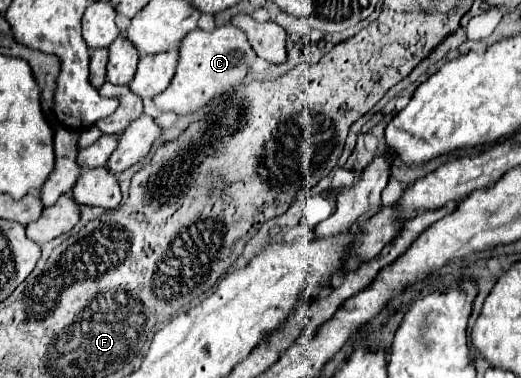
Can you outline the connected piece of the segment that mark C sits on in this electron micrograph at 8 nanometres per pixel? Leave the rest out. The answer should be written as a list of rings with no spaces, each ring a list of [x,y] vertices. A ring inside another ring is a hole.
[[[231,23],[215,27],[213,31],[195,29],[181,41],[175,77],[161,95],[153,97],[153,103],[161,111],[173,111],[177,115],[195,113],[211,103],[215,97],[229,93],[233,87],[237,87],[247,75],[255,57],[257,55],[253,53],[253,47],[249,47],[245,33],[241,33],[241,29]]]

